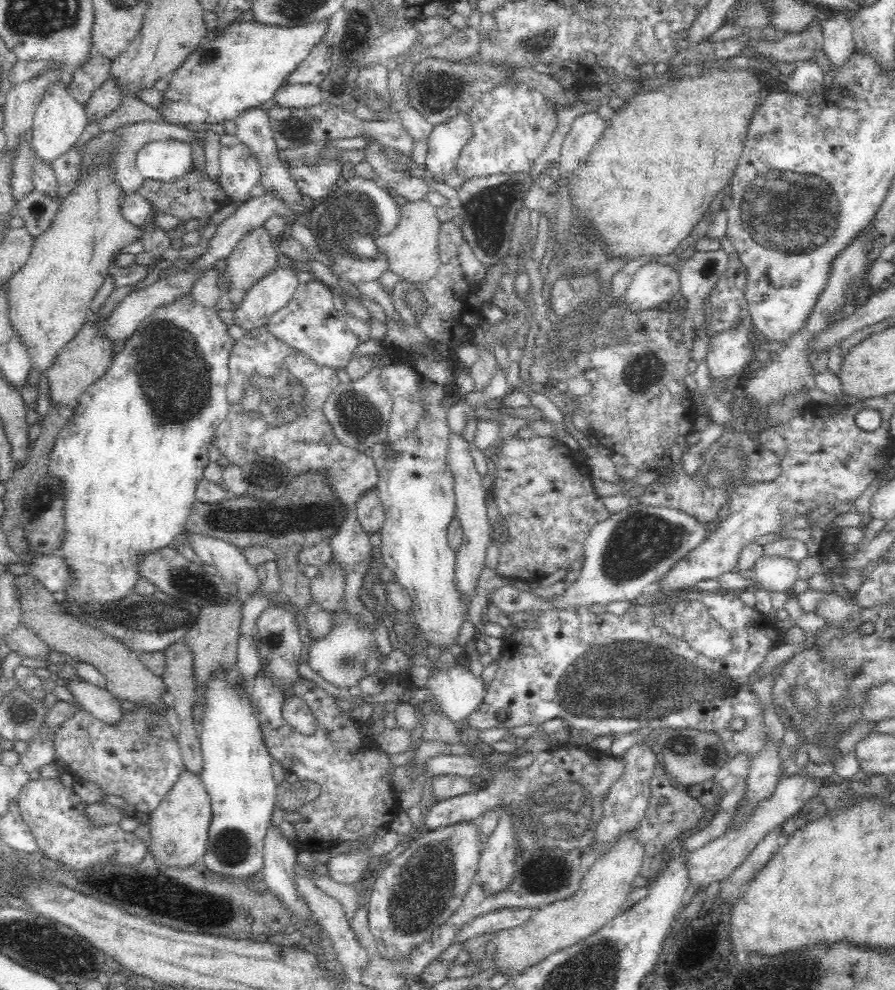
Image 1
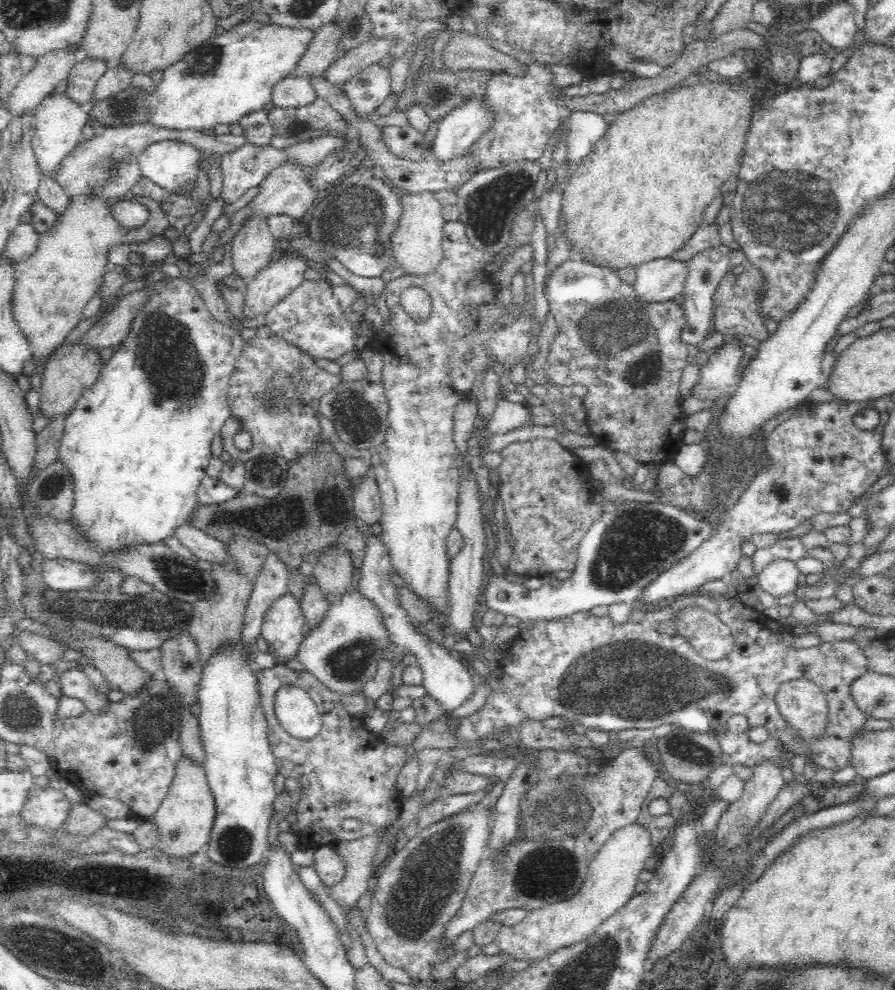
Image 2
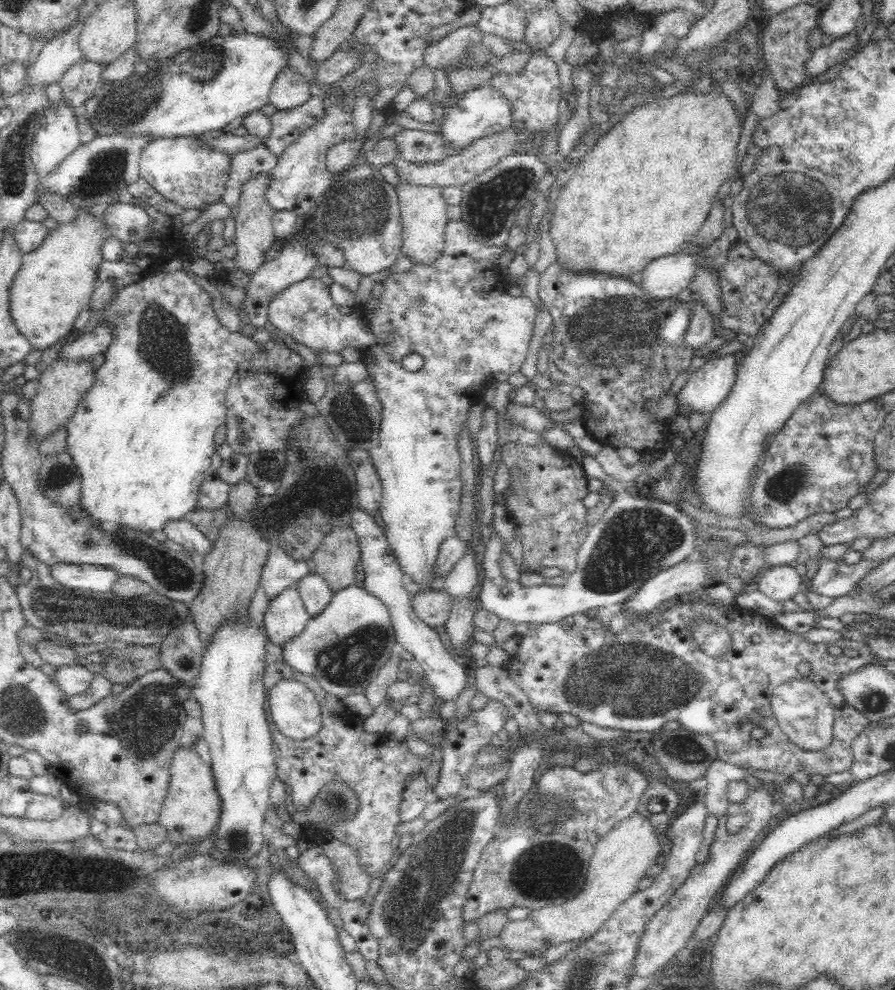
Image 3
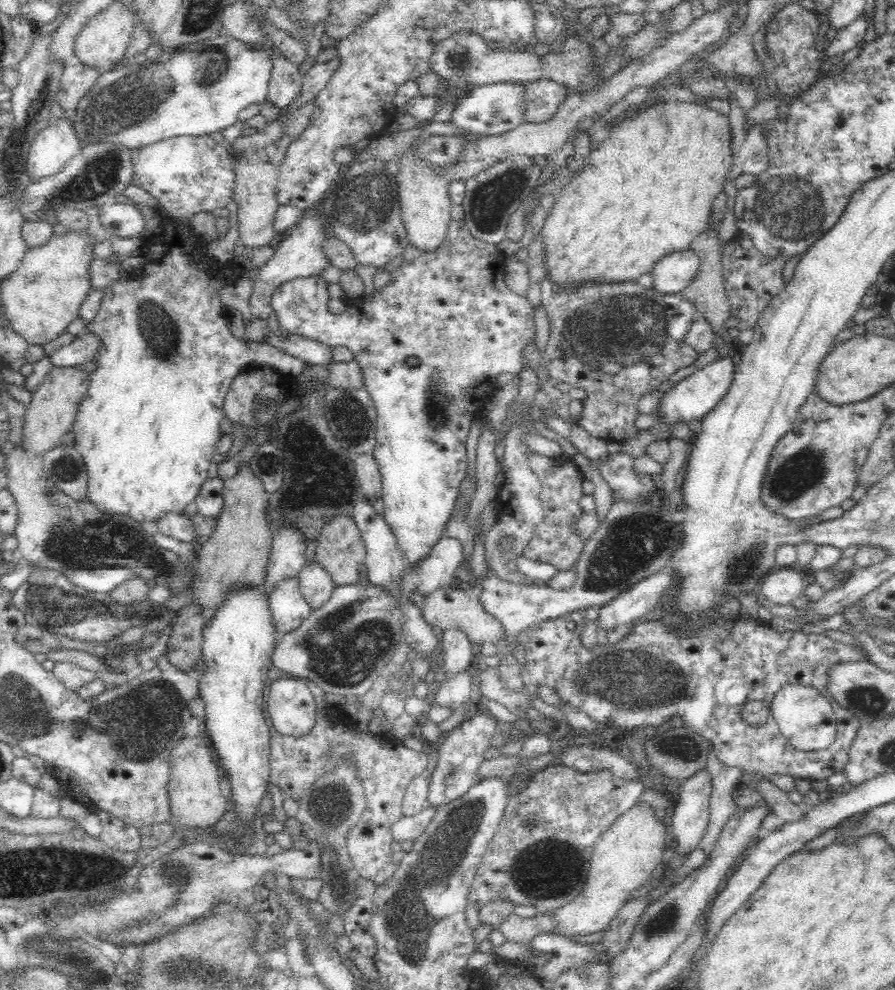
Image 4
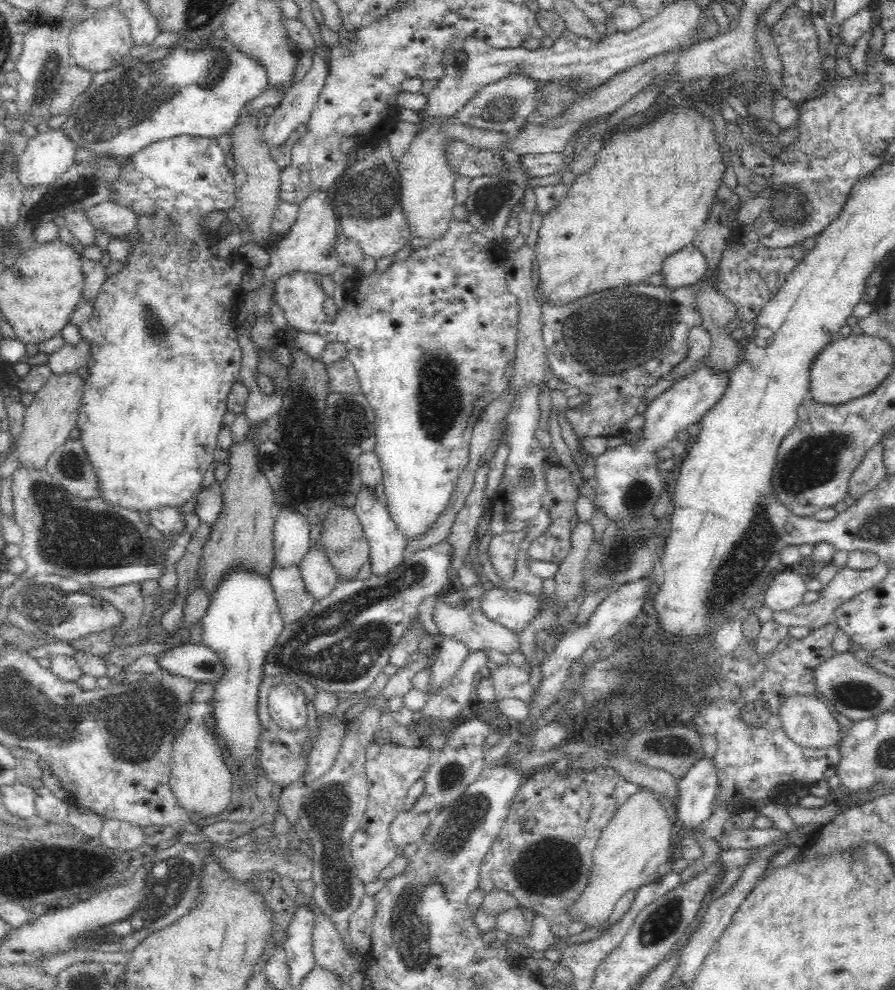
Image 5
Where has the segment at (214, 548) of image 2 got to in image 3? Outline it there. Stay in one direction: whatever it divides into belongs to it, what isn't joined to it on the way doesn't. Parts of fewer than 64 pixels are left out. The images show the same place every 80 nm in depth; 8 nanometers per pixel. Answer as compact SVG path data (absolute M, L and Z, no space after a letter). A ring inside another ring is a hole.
M170 520L162 524L166 538L188 548L189 551L204 555L211 550L213 542L208 540L189 520Z

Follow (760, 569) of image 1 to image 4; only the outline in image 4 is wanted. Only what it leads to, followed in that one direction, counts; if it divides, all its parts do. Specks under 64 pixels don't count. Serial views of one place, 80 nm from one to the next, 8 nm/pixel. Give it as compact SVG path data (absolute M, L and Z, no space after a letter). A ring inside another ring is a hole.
M781 567L768 573L758 590L768 602L790 606L793 600L803 596L805 586L806 579L802 571Z

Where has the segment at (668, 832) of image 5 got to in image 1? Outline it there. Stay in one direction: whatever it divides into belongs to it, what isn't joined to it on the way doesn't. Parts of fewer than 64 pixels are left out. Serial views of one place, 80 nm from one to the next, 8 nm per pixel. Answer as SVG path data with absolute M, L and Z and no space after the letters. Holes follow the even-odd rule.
M632 830L626 831L626 833L623 833L612 842L610 850L606 850L604 854L599 854L594 864L590 866L590 870L583 876L580 888L572 896L538 908L533 913L533 916L520 926L498 930L498 932L494 933L494 943L497 951L492 957L495 959L494 965L496 968L500 968L501 966L501 972L504 974L520 974L522 970L536 964L549 954L558 952L558 950L562 950L566 948L566 946L572 946L588 938L625 908L628 895L634 888L632 882L634 882L636 876L638 876L641 871L645 855L645 844L638 842Z

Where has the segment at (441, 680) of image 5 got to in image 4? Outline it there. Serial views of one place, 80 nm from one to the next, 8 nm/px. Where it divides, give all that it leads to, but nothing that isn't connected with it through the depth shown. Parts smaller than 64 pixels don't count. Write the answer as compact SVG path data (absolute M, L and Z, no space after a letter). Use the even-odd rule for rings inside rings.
M446 630L439 633L442 639L442 647L438 648L440 667L447 677L460 673L466 669L475 659L472 659L472 644L464 632L459 630Z

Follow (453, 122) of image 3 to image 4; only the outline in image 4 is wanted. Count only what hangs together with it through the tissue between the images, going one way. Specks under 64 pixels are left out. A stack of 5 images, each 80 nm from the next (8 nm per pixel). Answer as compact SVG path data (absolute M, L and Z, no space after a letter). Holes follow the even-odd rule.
M498 82L490 86L482 85L474 88L466 98L455 106L451 122L464 133L488 136L500 136L504 132L515 130L526 122L526 84L518 82Z

